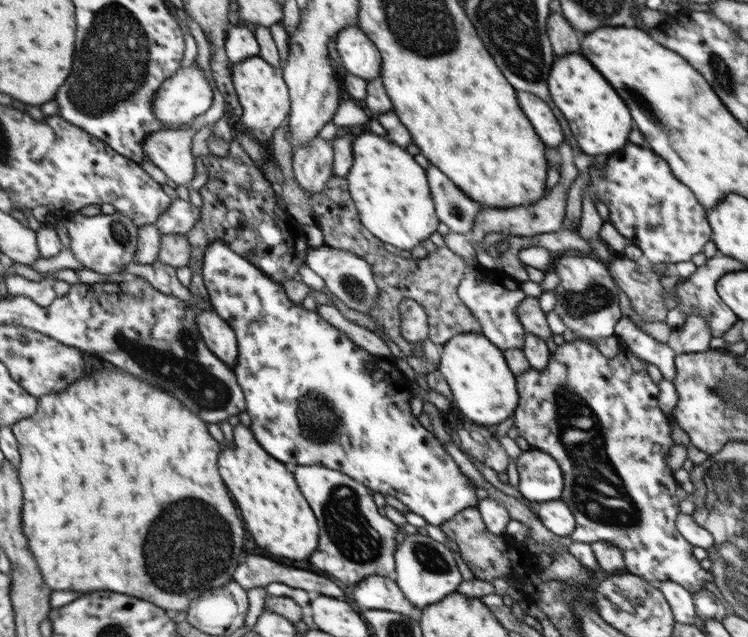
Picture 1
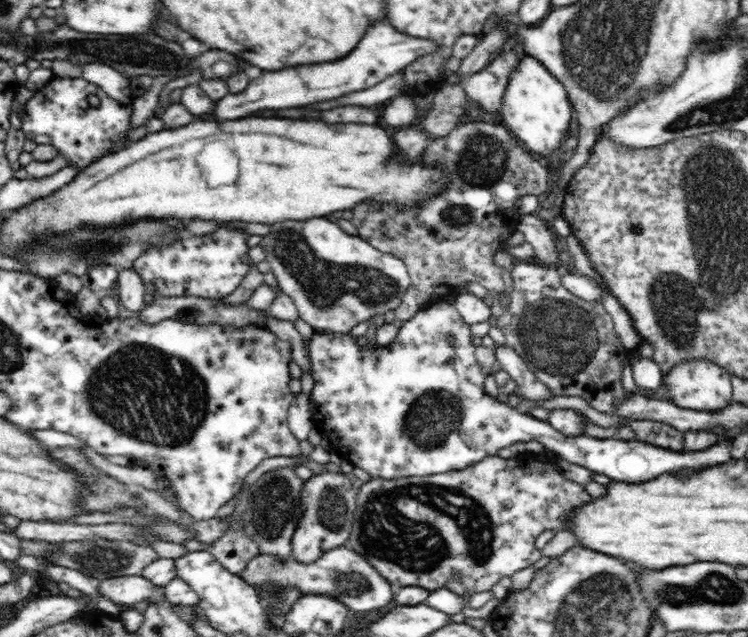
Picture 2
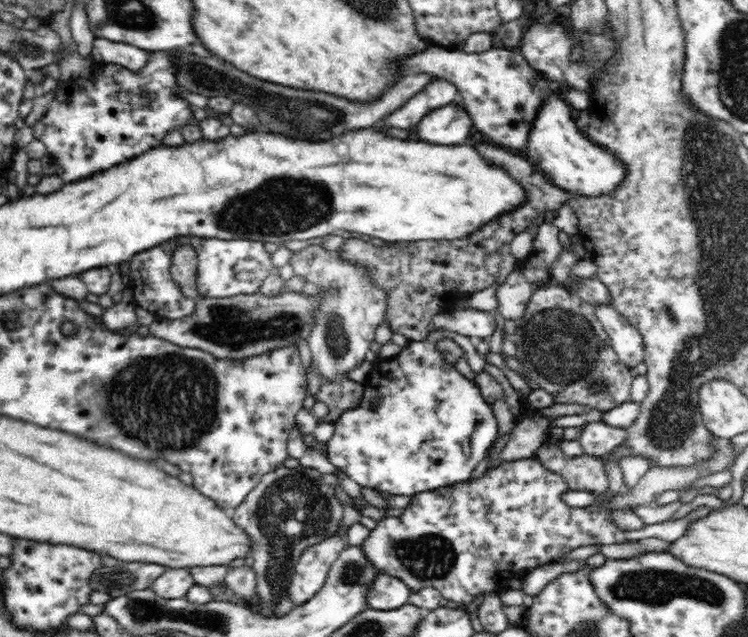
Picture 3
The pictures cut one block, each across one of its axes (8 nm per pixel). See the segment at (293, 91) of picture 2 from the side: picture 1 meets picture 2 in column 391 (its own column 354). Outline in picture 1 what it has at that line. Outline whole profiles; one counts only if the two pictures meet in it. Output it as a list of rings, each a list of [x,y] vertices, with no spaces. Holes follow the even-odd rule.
[[[346,26],[334,39],[347,74],[367,82],[381,77],[382,57],[358,26]]]

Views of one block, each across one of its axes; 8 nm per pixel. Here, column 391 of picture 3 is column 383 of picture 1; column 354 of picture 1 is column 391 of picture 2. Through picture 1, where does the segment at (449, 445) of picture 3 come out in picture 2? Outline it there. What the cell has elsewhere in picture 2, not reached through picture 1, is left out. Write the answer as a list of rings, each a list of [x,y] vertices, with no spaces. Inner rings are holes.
[[[446,300],[433,301],[426,309],[414,314],[414,318],[402,321],[397,337],[390,345],[378,345],[377,349],[369,349],[367,345],[360,347],[351,334],[326,334],[322,330],[312,334],[306,348],[312,361],[314,383],[309,397],[313,426],[329,444],[329,450],[348,460],[354,467],[362,468],[373,478],[395,480],[464,470],[487,456],[496,455],[500,448],[529,440],[538,440],[546,450],[572,464],[579,464],[591,472],[605,474],[611,480],[626,483],[646,483],[664,473],[685,468],[706,468],[732,459],[732,436],[719,439],[716,444],[696,452],[665,449],[636,439],[599,439],[586,434],[566,436],[548,422],[528,413],[522,414],[514,407],[498,401],[486,392],[485,375],[475,357],[469,324],[464,322],[454,303]]]

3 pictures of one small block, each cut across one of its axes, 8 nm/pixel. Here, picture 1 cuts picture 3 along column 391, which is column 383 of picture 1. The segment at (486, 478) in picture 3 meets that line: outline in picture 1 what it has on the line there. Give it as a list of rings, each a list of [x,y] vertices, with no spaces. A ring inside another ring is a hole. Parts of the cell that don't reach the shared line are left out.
[[[298,466],[294,478],[320,526],[320,546],[309,557],[312,565],[347,589],[370,575],[397,575],[393,554],[398,546],[395,540],[398,528],[379,514],[366,486],[324,466]]]

